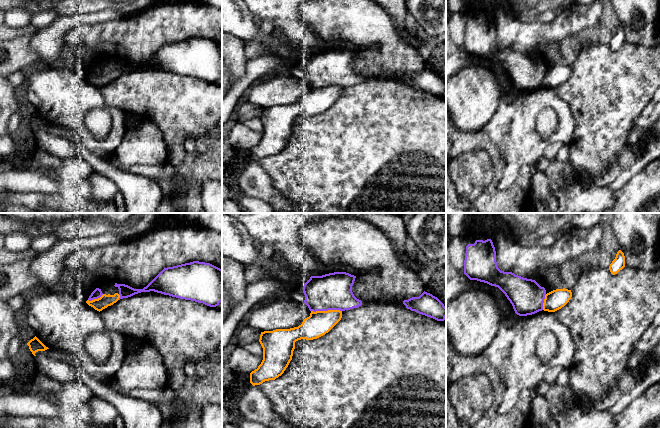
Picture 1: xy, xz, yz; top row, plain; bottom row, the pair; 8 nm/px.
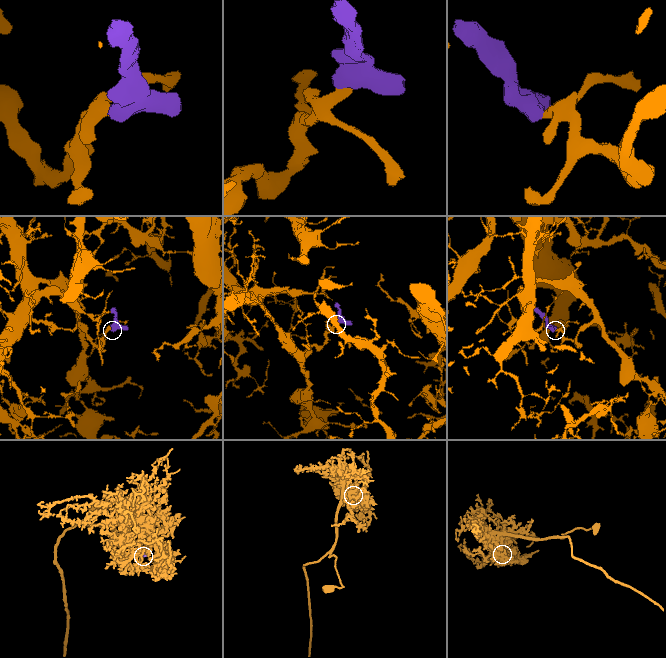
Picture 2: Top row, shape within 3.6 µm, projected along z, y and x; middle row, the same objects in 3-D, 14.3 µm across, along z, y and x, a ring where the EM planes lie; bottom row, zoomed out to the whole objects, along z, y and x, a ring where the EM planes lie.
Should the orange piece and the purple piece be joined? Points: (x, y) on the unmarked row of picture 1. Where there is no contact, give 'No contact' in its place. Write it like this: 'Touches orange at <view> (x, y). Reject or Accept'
Touches orange at xz (326, 87). Reject

